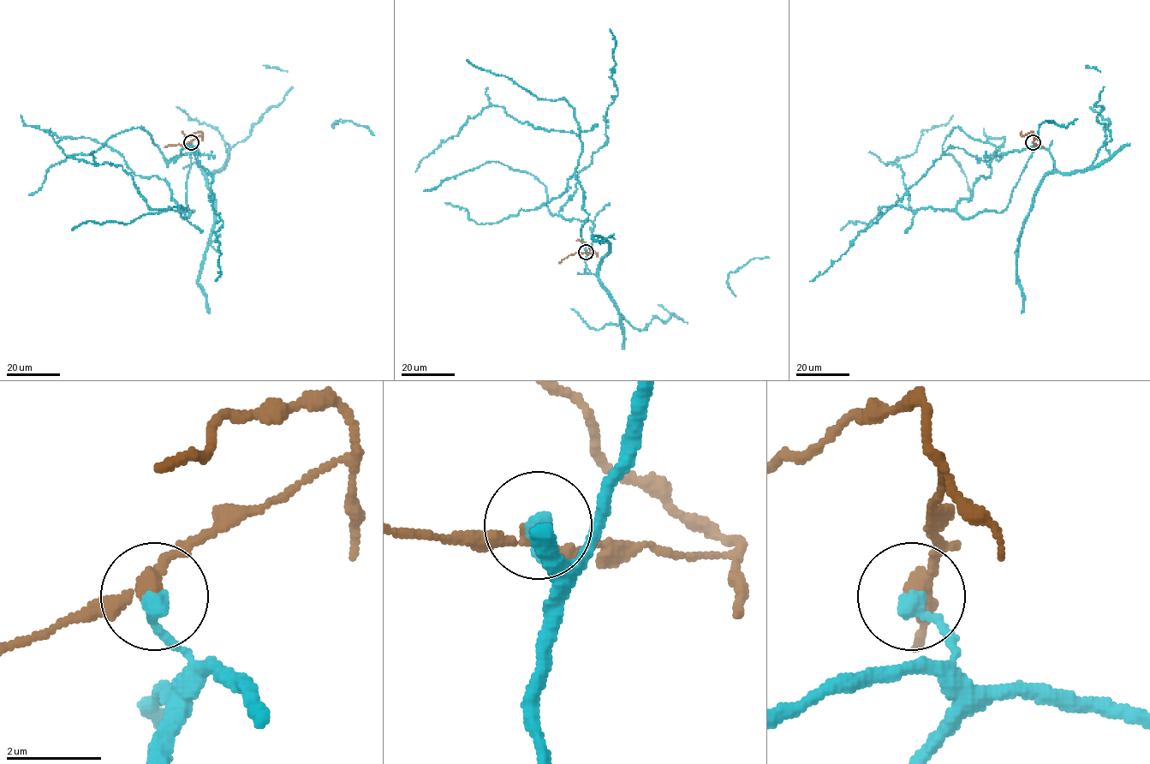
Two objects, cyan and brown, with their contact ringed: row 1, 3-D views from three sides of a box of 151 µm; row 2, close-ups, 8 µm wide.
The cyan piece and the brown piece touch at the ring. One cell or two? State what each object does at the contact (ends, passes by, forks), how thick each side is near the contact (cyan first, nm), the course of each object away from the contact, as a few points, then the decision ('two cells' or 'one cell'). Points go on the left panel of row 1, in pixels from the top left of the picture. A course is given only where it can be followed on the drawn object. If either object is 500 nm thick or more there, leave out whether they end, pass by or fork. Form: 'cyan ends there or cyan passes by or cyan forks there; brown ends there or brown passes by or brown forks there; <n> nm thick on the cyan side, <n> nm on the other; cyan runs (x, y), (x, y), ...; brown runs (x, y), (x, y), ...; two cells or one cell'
cyan ends there; brown passes by; 360 nm thick on the cyan side, 260 nm on the other; cyan runs (191, 142), (185, 219), (187, 207), (151, 210), (119, 164), (67, 155), (20, 115); brown runs (191, 142), (202, 133), (184, 134), (181, 130); two cells

